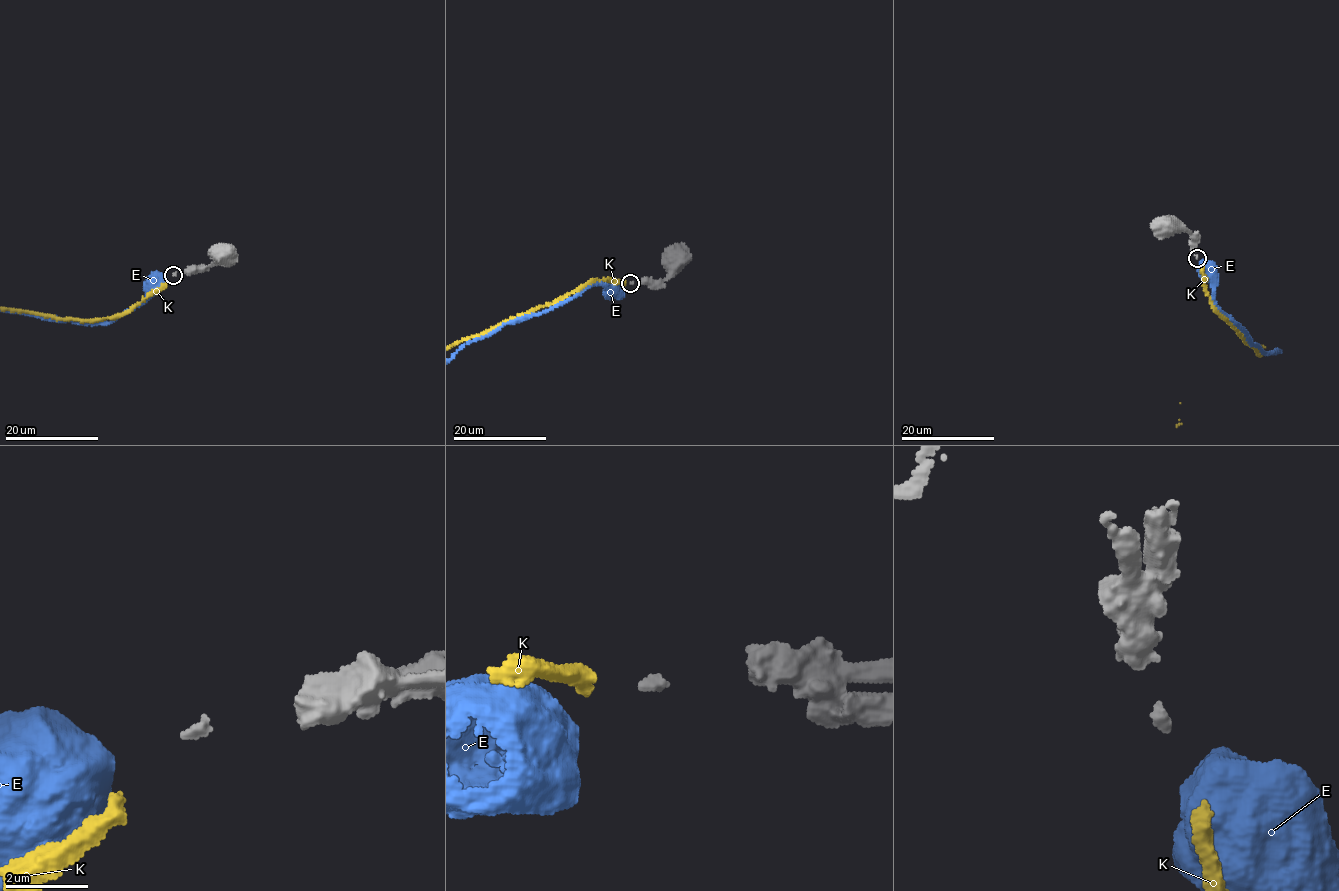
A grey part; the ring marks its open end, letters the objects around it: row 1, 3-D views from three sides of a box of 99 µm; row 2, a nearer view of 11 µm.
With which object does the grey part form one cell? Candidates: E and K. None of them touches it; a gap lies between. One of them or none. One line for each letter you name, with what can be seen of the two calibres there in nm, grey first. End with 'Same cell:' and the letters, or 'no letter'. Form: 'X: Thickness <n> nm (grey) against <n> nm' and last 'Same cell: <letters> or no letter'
K: Thickness 240 nm (grey) against 360 nm
Same cell: K

